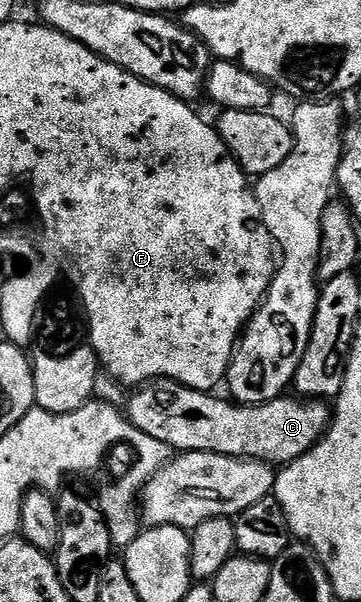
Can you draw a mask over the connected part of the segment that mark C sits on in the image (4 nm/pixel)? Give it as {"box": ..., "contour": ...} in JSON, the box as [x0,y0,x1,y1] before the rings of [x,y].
{"box":[124,377,332,467],"contour":[[[160,377],[137,386],[129,394],[124,413],[139,433],[160,439],[160,443],[178,453],[250,457],[275,467],[300,459],[322,439],[332,420],[331,406],[322,399],[283,395],[263,405],[240,405],[225,396],[214,396],[218,395]]]}

